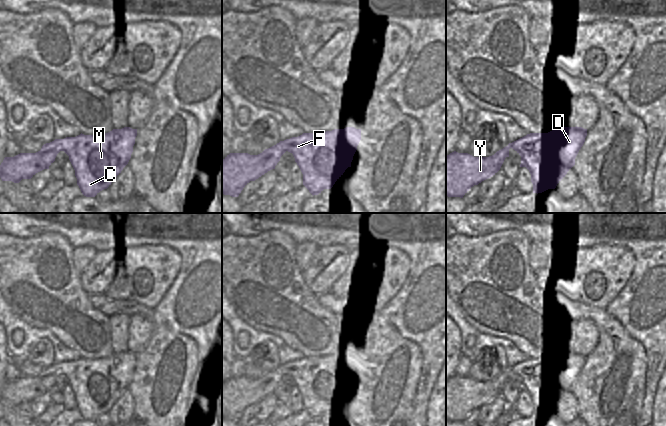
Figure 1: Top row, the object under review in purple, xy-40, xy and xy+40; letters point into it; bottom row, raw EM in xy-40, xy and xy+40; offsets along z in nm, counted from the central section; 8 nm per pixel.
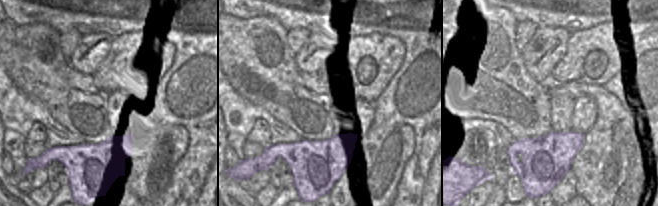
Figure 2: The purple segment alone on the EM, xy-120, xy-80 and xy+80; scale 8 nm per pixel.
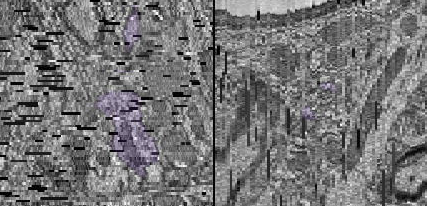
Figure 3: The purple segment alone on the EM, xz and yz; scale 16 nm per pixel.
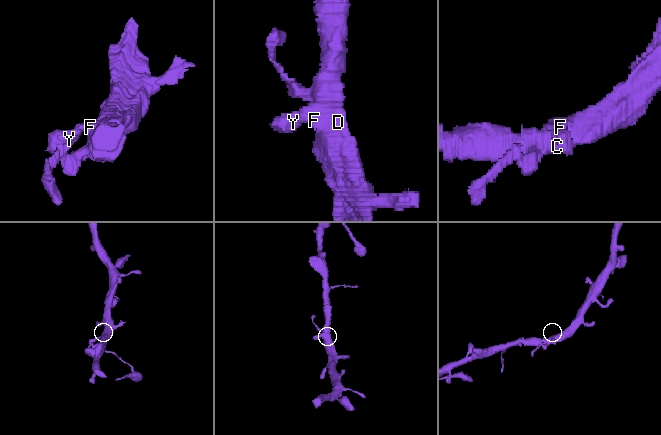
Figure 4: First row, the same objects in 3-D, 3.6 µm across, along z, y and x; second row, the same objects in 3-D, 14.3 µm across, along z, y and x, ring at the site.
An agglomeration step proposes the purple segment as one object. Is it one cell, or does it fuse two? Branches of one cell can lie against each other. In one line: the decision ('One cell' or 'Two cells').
One cell

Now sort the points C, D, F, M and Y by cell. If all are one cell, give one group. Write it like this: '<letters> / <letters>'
C D F M Y

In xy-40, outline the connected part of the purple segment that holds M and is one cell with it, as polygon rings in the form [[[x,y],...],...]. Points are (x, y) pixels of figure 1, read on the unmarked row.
[[[124,351],[102,359],[84,359],[55,363],[36,377],[5,381],[0,389],[2,405],[19,407],[49,393],[57,378],[64,375],[75,394],[77,409],[86,421],[95,421],[107,413],[128,388],[137,353]]]

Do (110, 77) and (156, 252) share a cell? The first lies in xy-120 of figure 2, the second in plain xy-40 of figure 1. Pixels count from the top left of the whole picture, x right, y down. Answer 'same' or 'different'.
same

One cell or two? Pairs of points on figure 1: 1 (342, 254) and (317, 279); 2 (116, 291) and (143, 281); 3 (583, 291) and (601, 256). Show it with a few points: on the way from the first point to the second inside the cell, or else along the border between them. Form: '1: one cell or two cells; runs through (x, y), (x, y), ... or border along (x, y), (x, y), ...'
1: one cell; runs through (336, 260), (323, 273)
2: one cell; runs through (123, 290), (135, 290), (137, 288)
3: one cell; runs through (589, 282), (601, 270), (601, 265)

